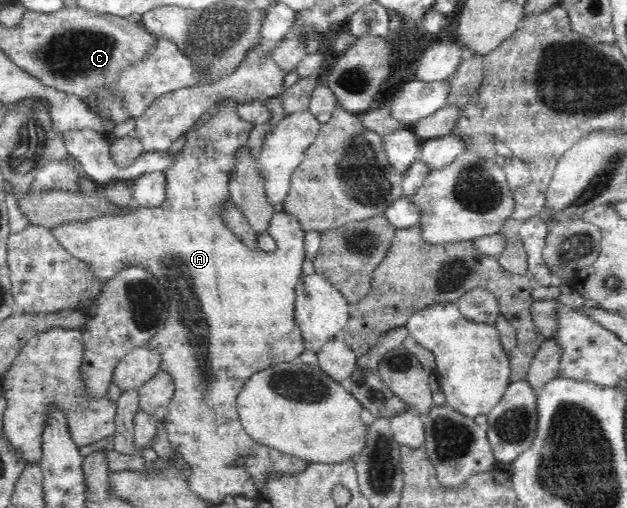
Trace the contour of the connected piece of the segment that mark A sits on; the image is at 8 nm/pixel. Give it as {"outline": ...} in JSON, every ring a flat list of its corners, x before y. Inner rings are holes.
{"outline":[[226,98,224,101,220,101,215,107,223,106,220,110,213,114,211,118,205,121,205,123,185,133,186,142,181,151,174,155,175,161,173,165,166,169,166,200,154,208,146,208,140,206,137,208,132,207,120,207,118,214,102,214,100,218,90,218,86,222,68,222,68,224,60,224,56,228,51,229,51,233,56,237,56,240,72,255,79,258,82,262,87,264,87,268,90,269,90,273,94,276,94,279,98,283,108,283,112,278,115,278,122,270,130,265,138,265,146,268,153,277,160,282,168,292,170,298,169,305,169,318,166,320,165,325,158,334,154,334,153,338,146,346,150,349,158,352,161,356,160,369,166,371,174,381,175,393,169,405,168,415,162,420,165,425,167,434,170,434,170,438,196,438,198,430,206,434,206,430,218,430,218,426,222,430,228,430,228,432,234,432,236,438,245,440,244,452,242,452,242,463,246,465,246,471,250,473,252,479,254,479,254,485,256,485,256,491,261,492,261,488,265,485,265,482,271,477,272,473,286,473,296,474,306,468,307,462,301,458,289,454,282,454,279,450,264,446,259,442,254,441,245,432,245,429,241,425,241,420,238,415,238,408,236,407,236,398,238,392,242,390,244,382,258,370,262,368,268,368,270,364,278,364,278,362,289,362,296,360,302,352,306,350,304,342,302,341,302,334,295,321,295,306,296,306,296,286,302,276,302,265,305,259,305,234,301,224,298,222,296,216,292,216,284,211,278,211,272,216,270,220,270,226,268,226,267,232,274,238,276,242,276,250,274,252,262,251,260,248,251,250,248,248,226,225,221,219,221,206,226,201,231,200,231,192,229,189,229,180,232,174,233,166,236,164,236,153,241,146,246,145,248,142,248,134,252,132,254,124,242,120,236,112,237,104,233,98]]}

